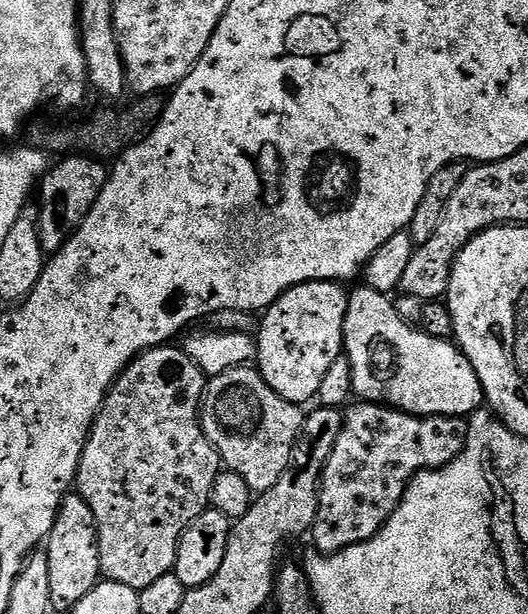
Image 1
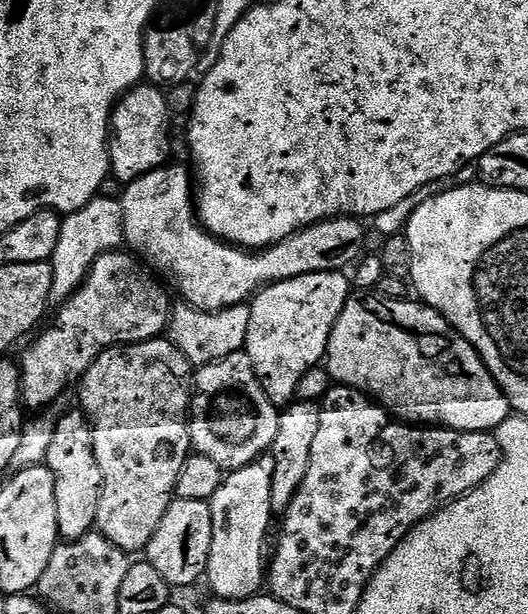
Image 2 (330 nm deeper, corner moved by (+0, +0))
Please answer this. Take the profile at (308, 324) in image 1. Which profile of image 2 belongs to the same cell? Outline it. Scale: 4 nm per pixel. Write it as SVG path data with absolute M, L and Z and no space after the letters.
M343 271L338 272L315 272L314 274L306 274L298 278L290 278L283 280L277 284L270 284L266 288L260 289L256 293L250 304L250 330L246 330L246 342L243 351L248 353L250 362L256 371L256 377L259 378L260 384L266 390L266 394L272 399L273 404L277 406L287 406L296 400L296 391L298 390L298 382L302 382L302 376L309 372L311 368L317 367L328 355L328 344L332 341L332 331L338 321L345 315L344 307L348 304L348 284L350 288L350 280L344 277Z

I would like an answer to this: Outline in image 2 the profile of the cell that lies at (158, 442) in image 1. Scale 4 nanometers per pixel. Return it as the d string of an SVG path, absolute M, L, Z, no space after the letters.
M157 338L155 340L143 340L141 344L126 344L119 348L107 348L91 366L85 370L80 388L80 404L85 416L88 417L88 423L92 426L92 445L94 446L94 454L98 458L98 466L102 470L102 478L104 485L102 486L102 502L98 506L98 518L96 519L96 528L110 542L114 542L114 546L118 546L118 550L135 554L135 552L143 553L147 549L148 543L154 538L154 534L158 530L158 526L162 526L162 522L168 513L168 507L172 505L178 486L178 474L182 470L182 466L186 466L192 447L192 429L190 427L190 401L194 395L194 366L182 354L182 350L178 350L173 346L171 339Z

